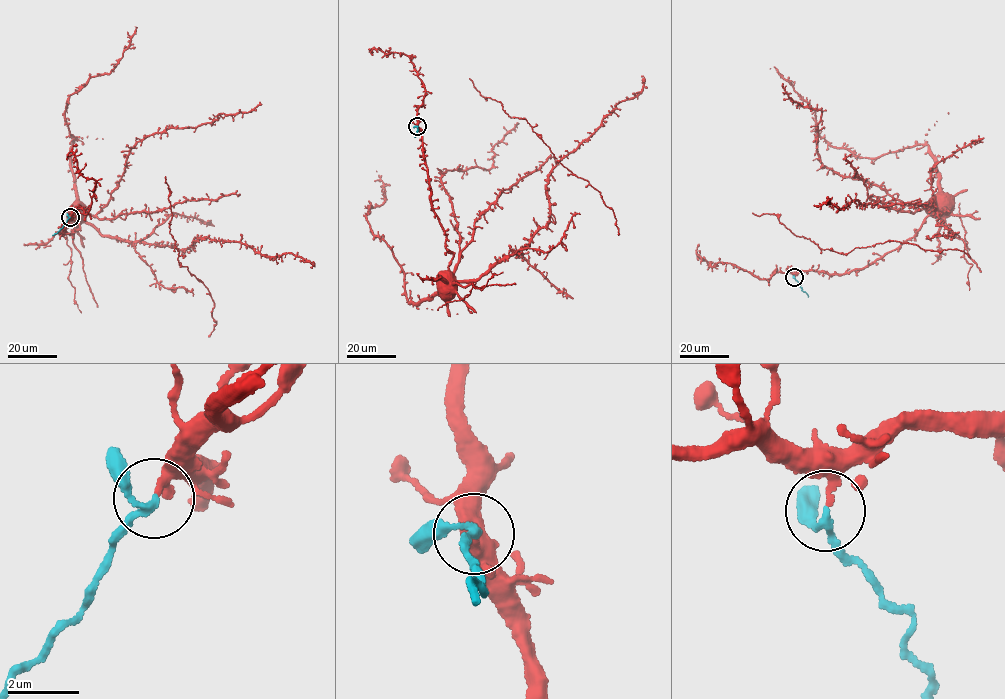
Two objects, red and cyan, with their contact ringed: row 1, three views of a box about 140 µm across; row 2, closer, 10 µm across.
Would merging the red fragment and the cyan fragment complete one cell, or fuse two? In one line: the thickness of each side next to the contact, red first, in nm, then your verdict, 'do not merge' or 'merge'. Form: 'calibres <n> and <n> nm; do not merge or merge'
calibres 240 and 180 nm; do not merge

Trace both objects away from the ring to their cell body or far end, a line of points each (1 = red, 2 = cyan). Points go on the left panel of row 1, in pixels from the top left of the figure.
1: (70, 217), (60, 235), (79, 228), (81, 205)
2: (70, 216), (52, 235)

